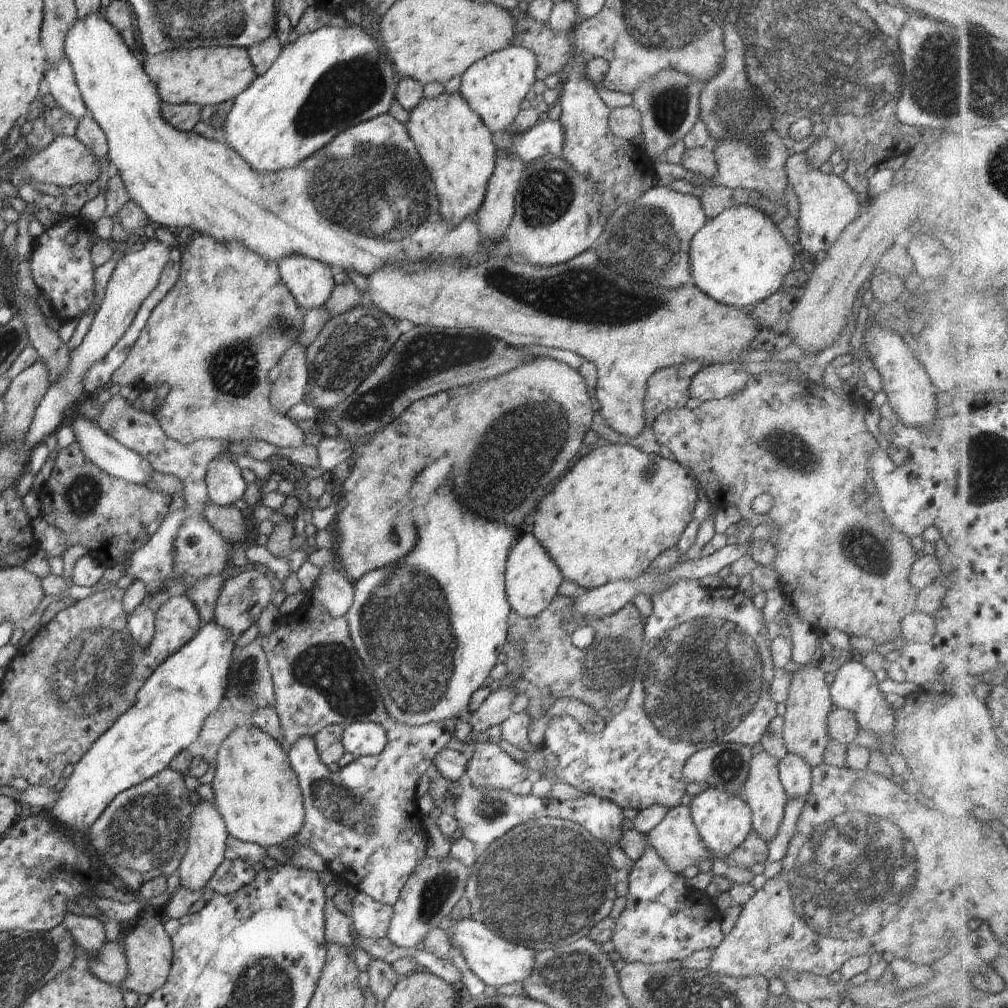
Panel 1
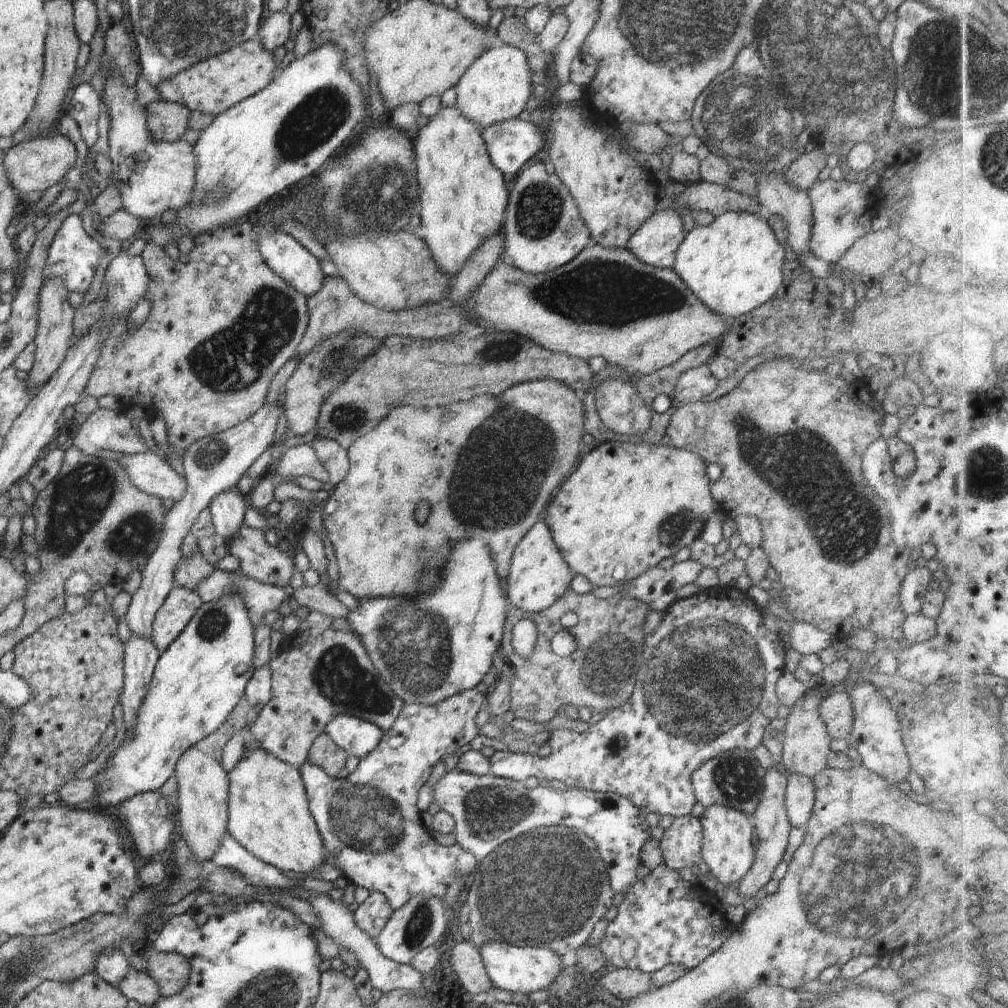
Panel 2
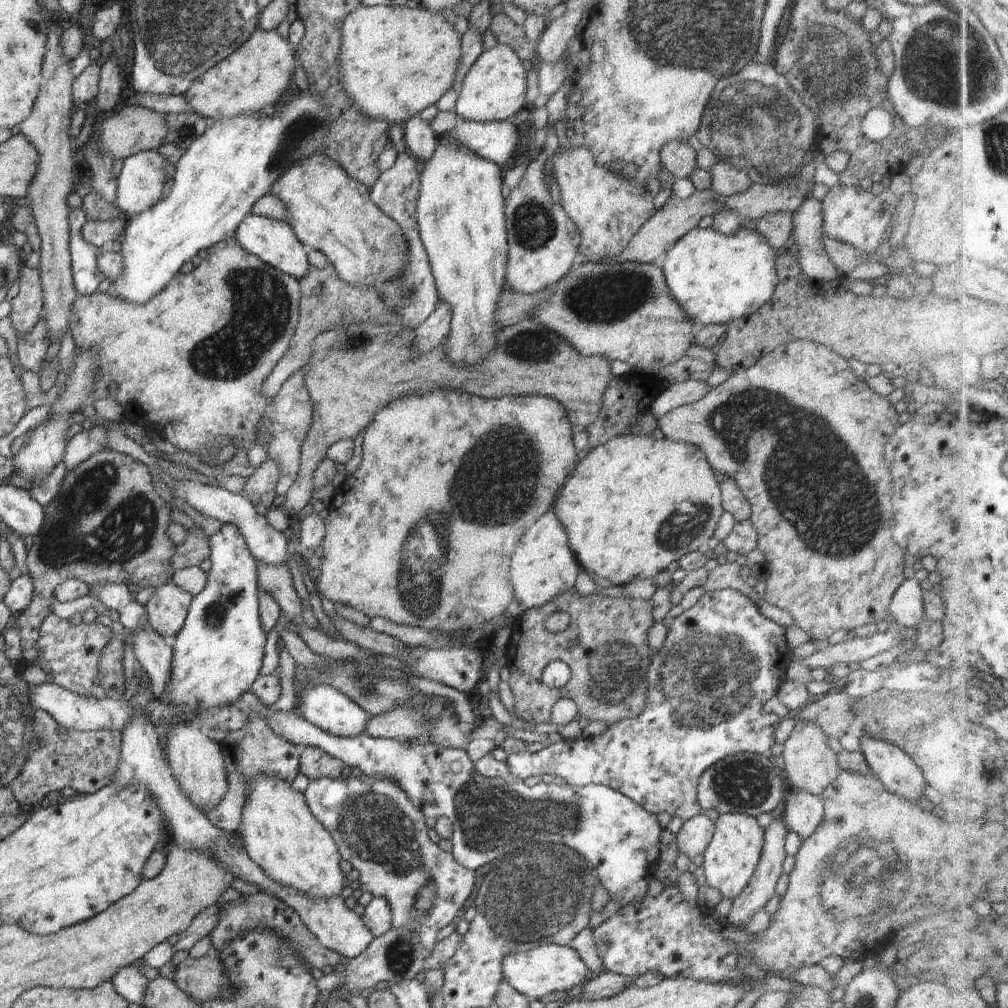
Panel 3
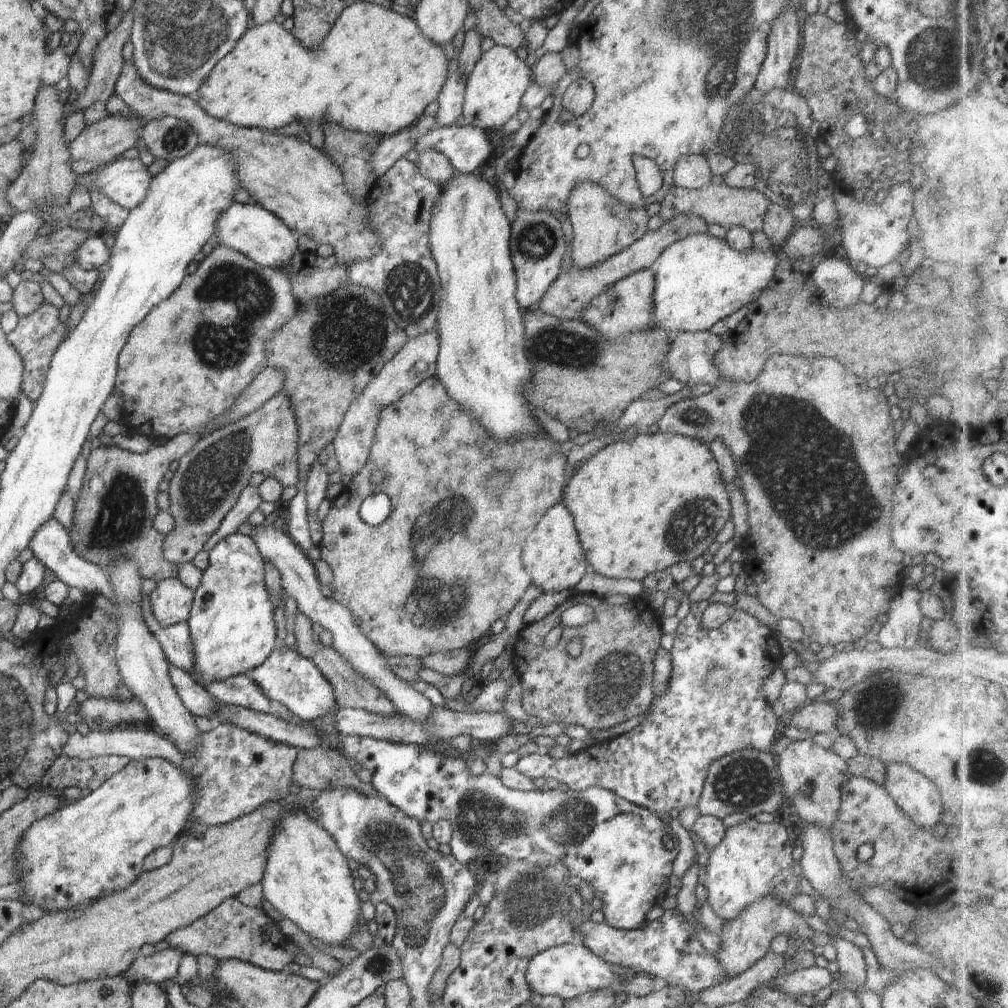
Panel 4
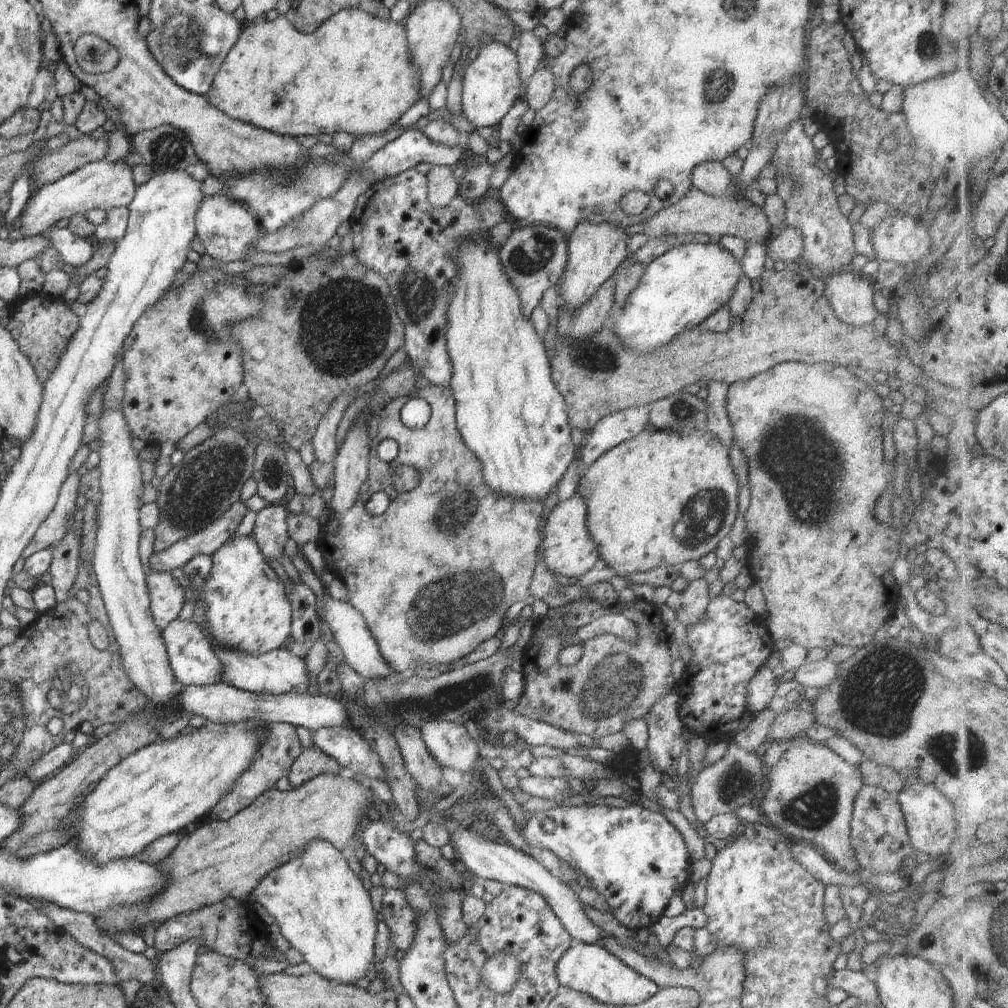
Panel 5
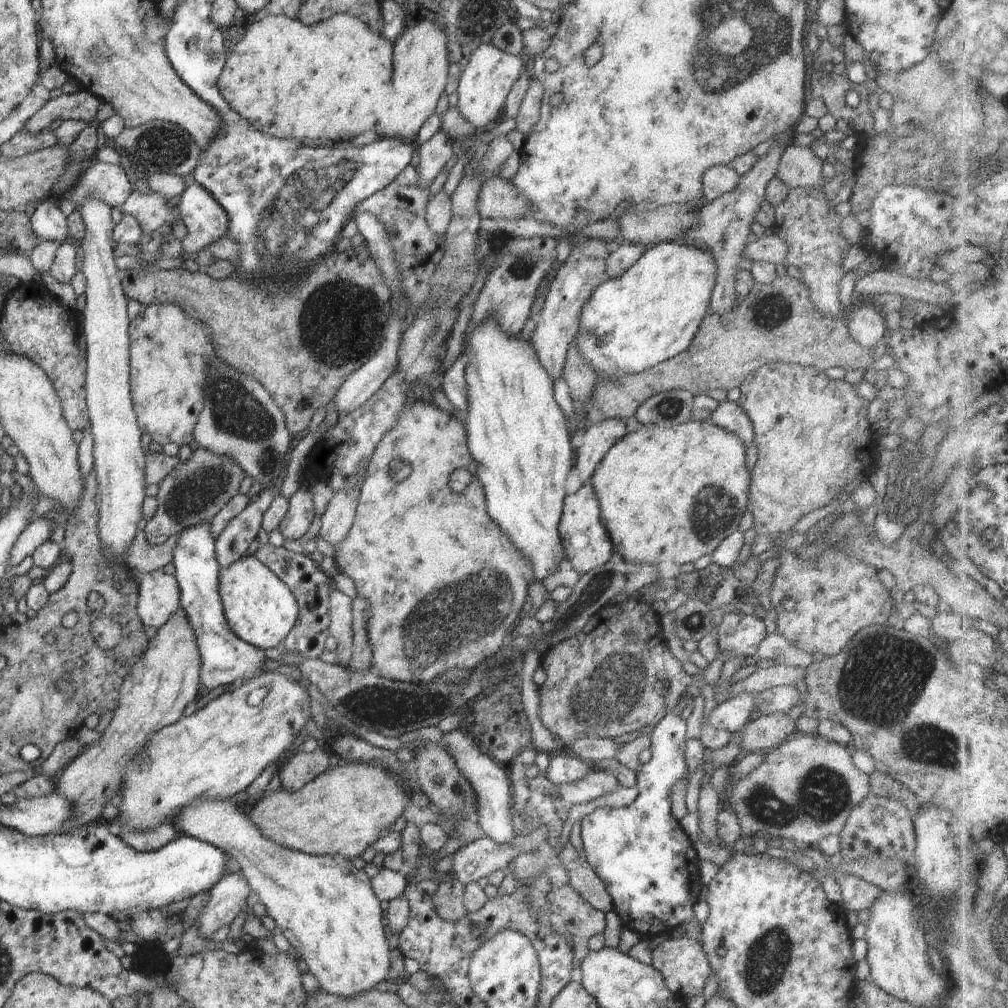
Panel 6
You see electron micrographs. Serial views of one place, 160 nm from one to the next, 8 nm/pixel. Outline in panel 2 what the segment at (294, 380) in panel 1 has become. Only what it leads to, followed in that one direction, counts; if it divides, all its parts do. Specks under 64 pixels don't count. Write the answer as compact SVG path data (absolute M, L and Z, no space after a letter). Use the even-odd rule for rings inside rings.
M263 401L256 414L248 420L231 429L198 439L183 452L186 490L181 499L174 502L164 515L156 548L150 554L148 562L145 562L144 568L140 569L141 584L131 596L127 614L122 617L136 636L146 637L152 641L156 613L176 586L174 573L183 560L180 550L183 540L190 534L196 517L204 509L209 508L212 498L219 492L234 487L260 454L273 444L272 439L282 409L276 401L267 403Z

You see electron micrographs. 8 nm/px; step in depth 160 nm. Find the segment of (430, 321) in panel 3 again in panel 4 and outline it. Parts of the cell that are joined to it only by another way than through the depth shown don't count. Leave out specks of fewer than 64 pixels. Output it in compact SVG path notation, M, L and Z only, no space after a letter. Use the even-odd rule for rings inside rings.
M436 328L409 338L403 347L382 367L376 378L370 381L362 394L348 407L338 432L333 438L340 471L352 478L366 464L380 409L396 402L403 394L437 374L436 359L439 351L439 334Z

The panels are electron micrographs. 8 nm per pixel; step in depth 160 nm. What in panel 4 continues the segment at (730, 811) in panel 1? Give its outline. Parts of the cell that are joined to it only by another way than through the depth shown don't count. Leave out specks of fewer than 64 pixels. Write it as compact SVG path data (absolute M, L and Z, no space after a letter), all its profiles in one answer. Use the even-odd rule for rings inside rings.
M754 817L743 823L726 828L722 842L705 856L706 902L724 921L735 919L751 902L772 895L788 904L798 889L798 881L803 876L800 862L793 856L794 842L788 830L779 822L762 823Z

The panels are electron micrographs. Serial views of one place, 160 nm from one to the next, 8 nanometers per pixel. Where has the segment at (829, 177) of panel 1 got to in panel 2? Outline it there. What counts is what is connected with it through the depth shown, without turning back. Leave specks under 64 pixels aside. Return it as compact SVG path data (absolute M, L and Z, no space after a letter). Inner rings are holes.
M827 179L816 181L807 190L813 214L809 249L828 263L839 258L860 238L872 231L872 219L884 208L885 199L878 190L872 190L861 182Z

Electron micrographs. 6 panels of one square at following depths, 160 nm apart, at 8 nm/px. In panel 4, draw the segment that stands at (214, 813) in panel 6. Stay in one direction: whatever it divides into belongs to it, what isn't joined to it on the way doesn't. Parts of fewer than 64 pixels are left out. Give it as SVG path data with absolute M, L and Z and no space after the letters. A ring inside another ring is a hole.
M302 809L288 811L281 816L271 841L267 846L267 861L263 870L263 898L272 904L282 916L292 920L306 934L318 938L324 944L346 946L342 942L348 940L359 920L361 904L352 883L347 858L338 848L336 841L309 814Z

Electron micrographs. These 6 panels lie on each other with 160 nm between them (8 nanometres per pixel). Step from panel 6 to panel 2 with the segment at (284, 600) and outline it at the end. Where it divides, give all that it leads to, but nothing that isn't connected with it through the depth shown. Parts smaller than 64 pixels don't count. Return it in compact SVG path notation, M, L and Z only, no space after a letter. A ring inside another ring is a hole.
M235 486L219 492L210 501L208 510L213 518L213 525L218 536L223 538L223 544L232 537L242 525L244 513L249 502ZM233 591L232 595L225 595L221 599L211 603L203 603L203 605L196 611L196 614L192 617L192 620L188 623L188 626L182 631L182 634L176 638L174 642L168 648L160 654L160 658L157 660L155 669L153 670L153 675L148 685L146 694L144 695L144 700L138 709L138 714L136 715L136 724L133 730L135 735L130 738L126 737L120 746L116 749L114 754L110 756L104 764L104 767L97 772L93 780L97 783L97 788L99 791L93 794L90 800L90 807L98 806L98 808L107 809L111 806L117 806L122 801L132 798L135 794L143 793L151 790L159 790L161 786L175 774L175 766L177 760L184 754L185 750L190 747L194 747L197 742L210 736L215 730L218 730L224 721L228 718L228 715L234 707L240 702L240 699L246 695L246 685L253 675L253 669L251 668L252 659L254 656L254 631L255 625L249 617L248 609L243 603L243 598L235 594Z

